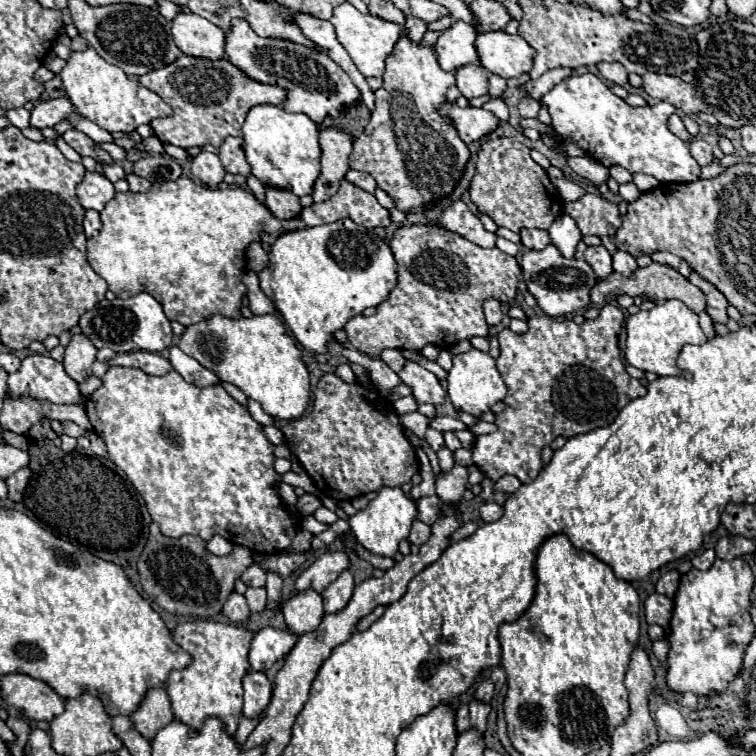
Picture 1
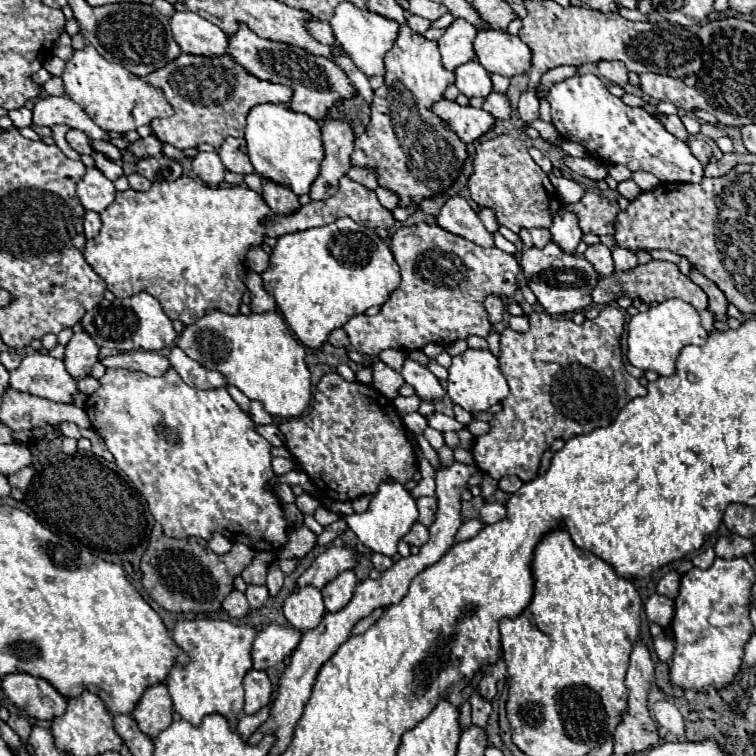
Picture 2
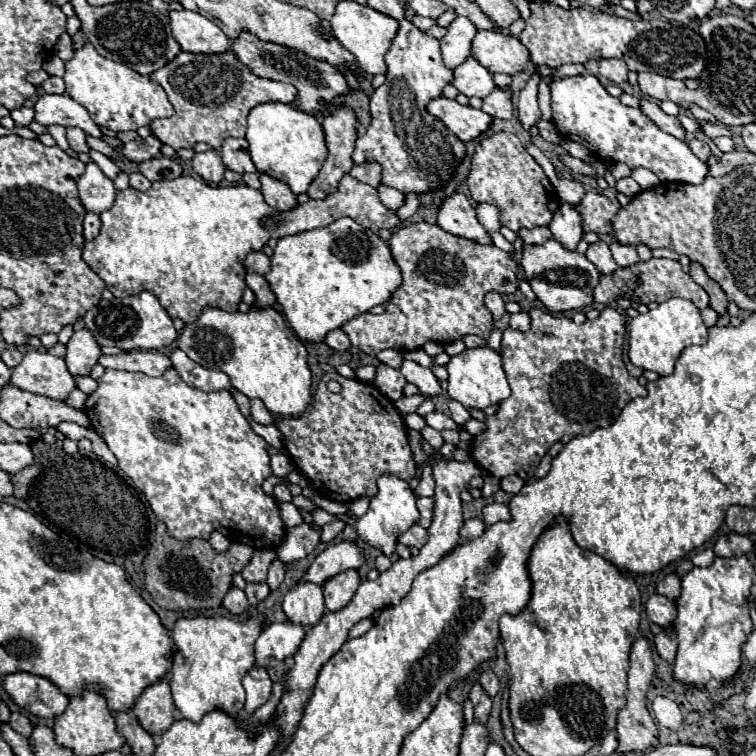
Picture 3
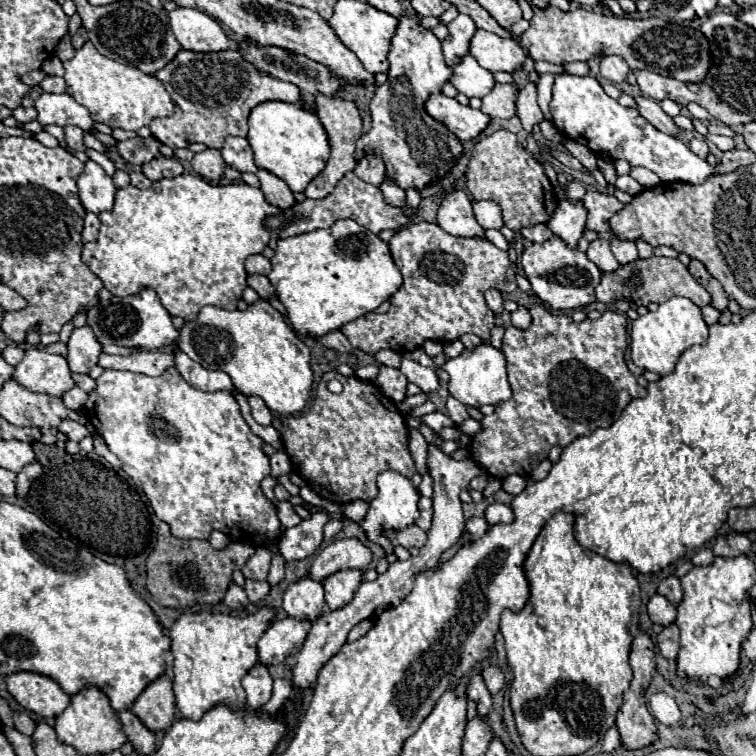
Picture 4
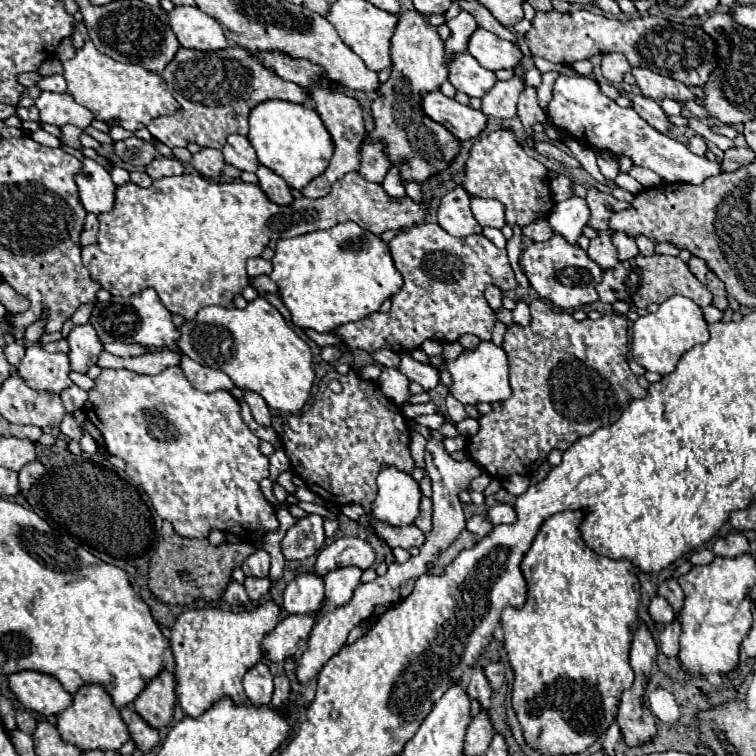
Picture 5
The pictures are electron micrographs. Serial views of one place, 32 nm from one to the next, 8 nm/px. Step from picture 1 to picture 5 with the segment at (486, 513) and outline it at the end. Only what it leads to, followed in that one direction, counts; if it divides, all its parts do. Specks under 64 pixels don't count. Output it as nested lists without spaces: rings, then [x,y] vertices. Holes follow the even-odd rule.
[[[496,504],[492,508],[488,508],[486,518],[496,526],[496,524],[512,524],[512,520],[516,520],[516,512],[510,504]]]

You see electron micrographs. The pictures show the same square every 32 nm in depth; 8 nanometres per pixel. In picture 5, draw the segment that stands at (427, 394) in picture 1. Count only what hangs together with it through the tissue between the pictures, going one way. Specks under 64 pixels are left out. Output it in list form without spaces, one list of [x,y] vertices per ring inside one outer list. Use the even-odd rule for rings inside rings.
[[[402,354],[400,372],[406,374],[410,382],[420,384],[426,392],[434,390],[434,388],[438,386],[438,382],[440,382],[440,372],[438,372],[438,368],[434,368],[434,366],[426,366],[426,364],[420,364],[420,362],[412,360],[408,354]]]

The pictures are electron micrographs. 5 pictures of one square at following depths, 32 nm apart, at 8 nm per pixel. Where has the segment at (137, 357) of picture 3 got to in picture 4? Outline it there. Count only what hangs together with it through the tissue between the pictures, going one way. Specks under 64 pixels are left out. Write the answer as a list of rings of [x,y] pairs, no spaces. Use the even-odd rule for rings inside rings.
[[[140,350],[128,356],[108,356],[100,354],[100,366],[102,368],[114,368],[114,370],[130,370],[130,372],[142,372],[146,376],[160,376],[166,368],[174,366],[172,354],[160,352],[160,350]]]

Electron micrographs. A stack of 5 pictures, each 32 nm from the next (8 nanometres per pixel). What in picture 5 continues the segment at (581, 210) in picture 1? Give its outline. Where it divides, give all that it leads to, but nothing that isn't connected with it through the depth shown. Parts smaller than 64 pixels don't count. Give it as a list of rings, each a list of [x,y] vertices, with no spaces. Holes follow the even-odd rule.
[[[588,188],[586,204],[588,204],[588,208],[590,208],[588,226],[594,228],[596,232],[608,230],[608,220],[610,220],[610,216],[612,216],[614,212],[618,212],[618,210],[624,210],[624,208],[630,207],[630,203],[616,200],[612,194],[600,192],[600,190],[596,190],[596,188]]]

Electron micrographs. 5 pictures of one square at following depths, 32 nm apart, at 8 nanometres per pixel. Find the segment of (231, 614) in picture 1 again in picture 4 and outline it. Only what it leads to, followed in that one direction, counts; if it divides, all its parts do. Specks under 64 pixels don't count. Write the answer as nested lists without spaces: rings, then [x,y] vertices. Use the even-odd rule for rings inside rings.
[[[232,584],[232,586],[228,588],[228,592],[226,592],[226,596],[224,596],[222,602],[224,602],[228,608],[232,608],[232,610],[244,610],[244,608],[248,606],[248,596],[246,596],[244,588]]]

